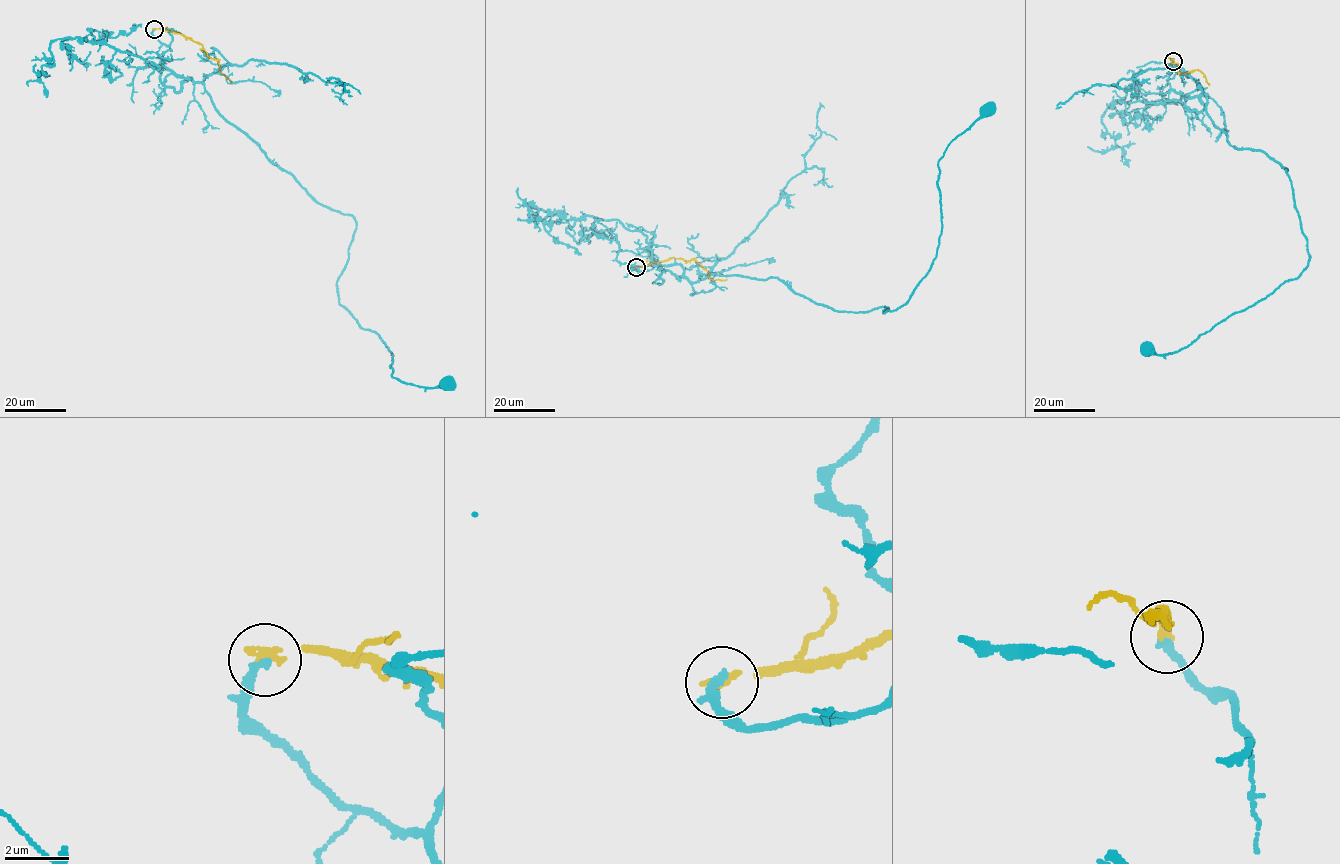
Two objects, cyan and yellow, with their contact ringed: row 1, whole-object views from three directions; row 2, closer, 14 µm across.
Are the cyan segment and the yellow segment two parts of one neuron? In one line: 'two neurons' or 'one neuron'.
two neurons

